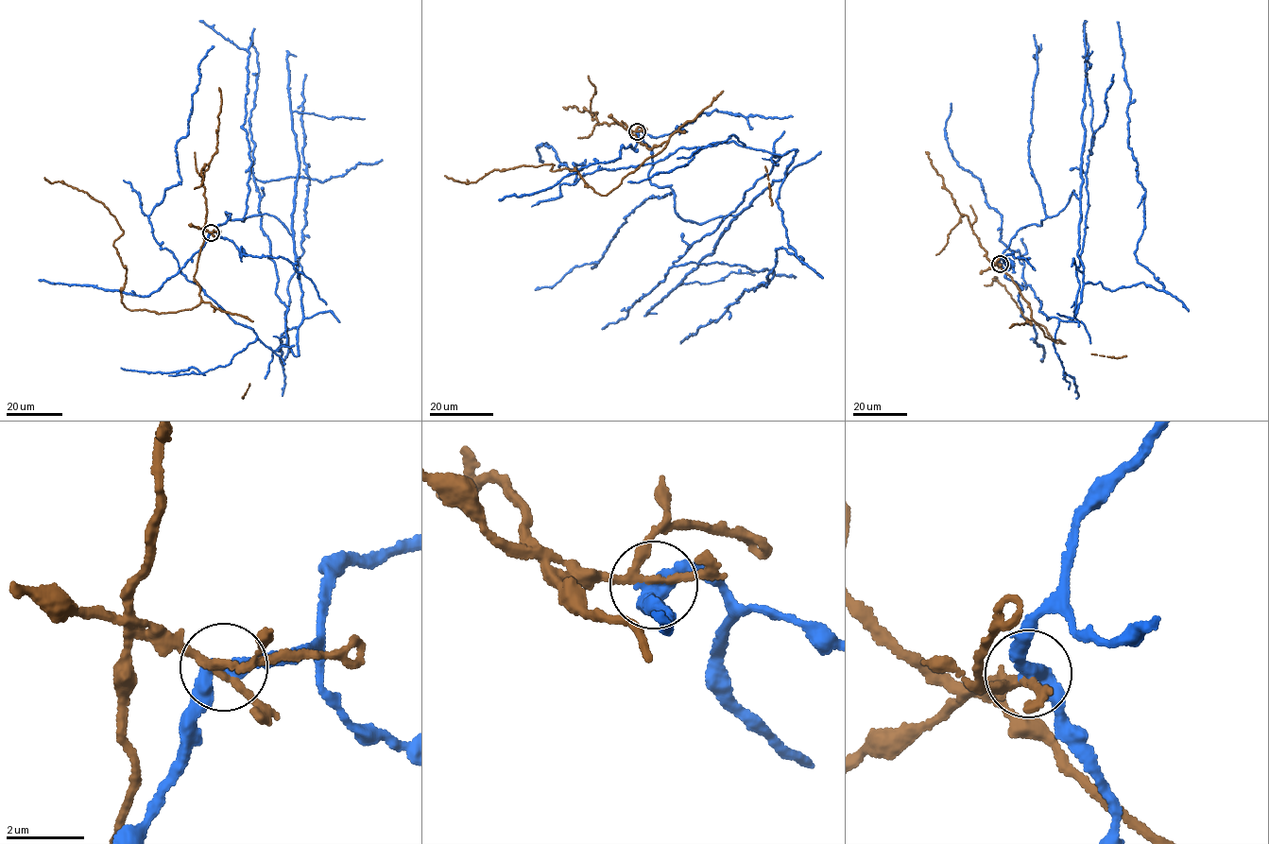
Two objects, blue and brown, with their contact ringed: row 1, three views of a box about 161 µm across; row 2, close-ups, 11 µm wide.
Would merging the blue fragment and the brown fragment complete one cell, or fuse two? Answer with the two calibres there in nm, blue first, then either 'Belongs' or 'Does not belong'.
Thickness 380 nm (blue) against 170 nm. Does not belong

